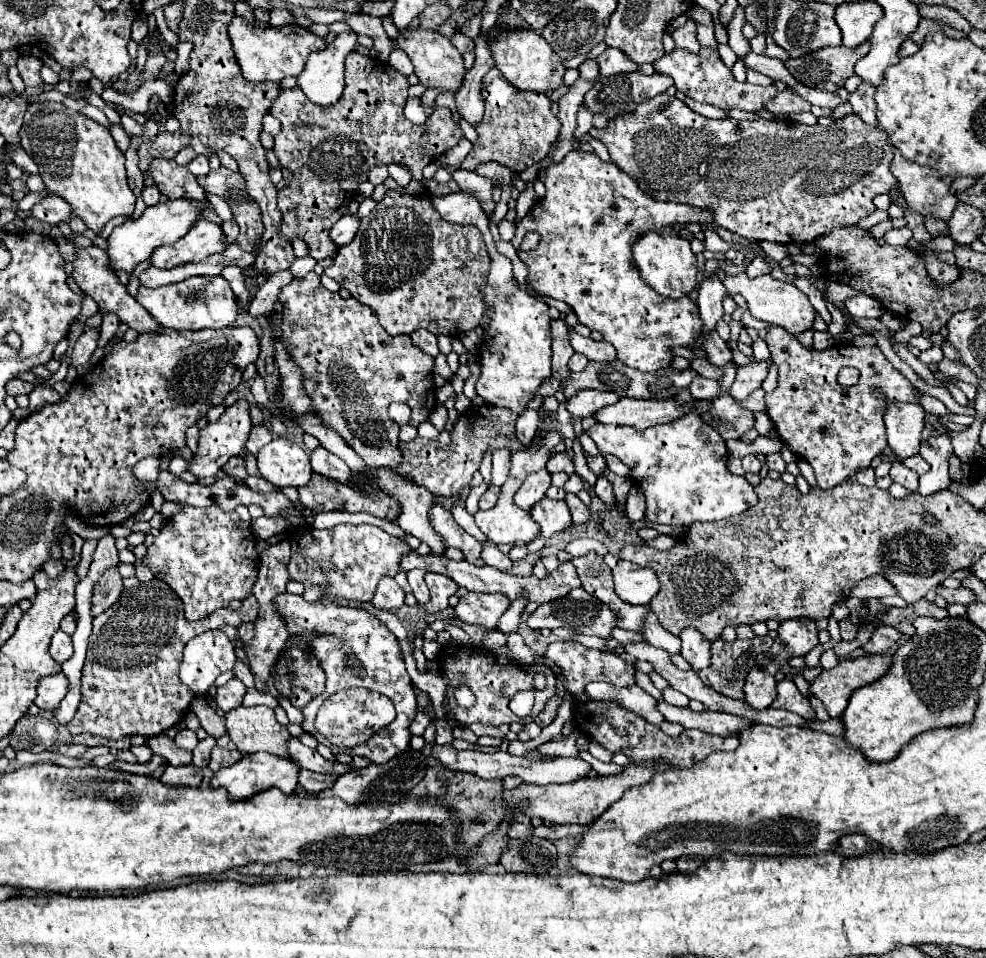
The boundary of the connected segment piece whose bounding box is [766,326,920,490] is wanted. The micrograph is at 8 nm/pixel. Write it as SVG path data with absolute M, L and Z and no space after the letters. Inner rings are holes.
M770 326L766 334L766 344L770 348L770 356L778 368L778 386L772 394L766 394L766 412L776 426L780 440L800 458L810 462L814 468L816 484L824 490L834 488L854 472L868 468L872 460L884 452L886 448L886 428L884 428L884 412L890 402L920 402L920 392L884 358L884 354L876 346L838 346L828 350L806 350L794 334ZM852 366L860 370L860 382L852 388L840 386L836 382L836 374L840 368ZM872 386L878 386L886 392L888 398L880 400L872 396Z

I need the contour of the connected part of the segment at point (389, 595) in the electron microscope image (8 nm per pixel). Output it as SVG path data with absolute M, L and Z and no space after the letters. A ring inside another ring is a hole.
M386 576L386 578L382 578L378 582L378 588L376 588L372 604L376 608L382 608L382 610L392 610L392 608L400 608L404 604L404 596L406 594L396 584L396 580L390 578L390 576Z

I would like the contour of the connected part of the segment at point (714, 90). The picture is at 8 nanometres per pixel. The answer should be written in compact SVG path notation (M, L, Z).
M702 48L698 54L692 54L686 50L674 50L670 54L664 54L660 60L656 60L654 66L658 72L668 74L674 80L676 90L686 94L688 98L702 102L702 104L712 104L722 110L738 108L738 110L756 112L756 110L764 108L766 100L772 100L778 94L776 86L756 86L756 84L748 84L748 82L744 82L744 84L736 82L732 72L722 64L718 52L708 50L708 48Z

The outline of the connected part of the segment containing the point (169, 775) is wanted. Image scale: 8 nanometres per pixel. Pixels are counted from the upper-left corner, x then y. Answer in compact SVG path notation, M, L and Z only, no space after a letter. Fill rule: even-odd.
M166 766L160 780L168 786L200 786L202 770L194 766L178 766L178 768Z

